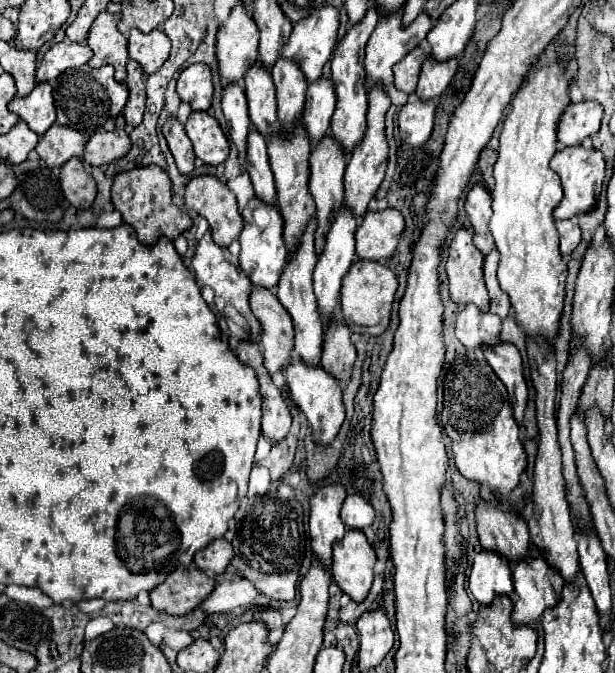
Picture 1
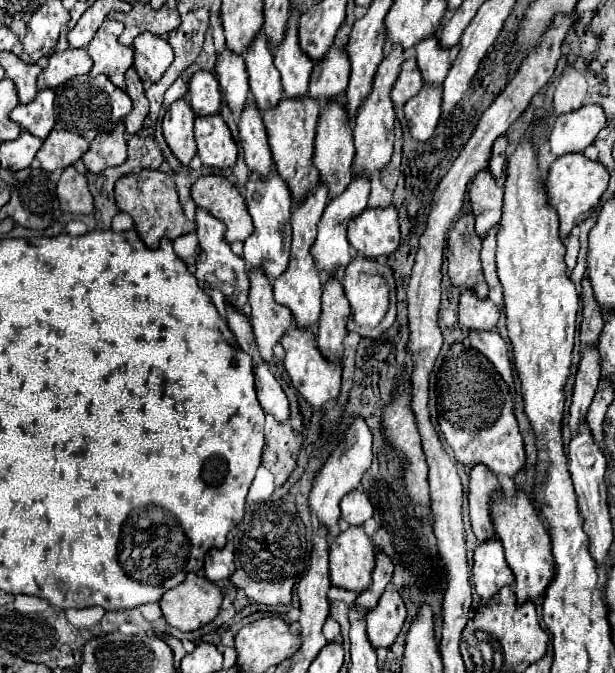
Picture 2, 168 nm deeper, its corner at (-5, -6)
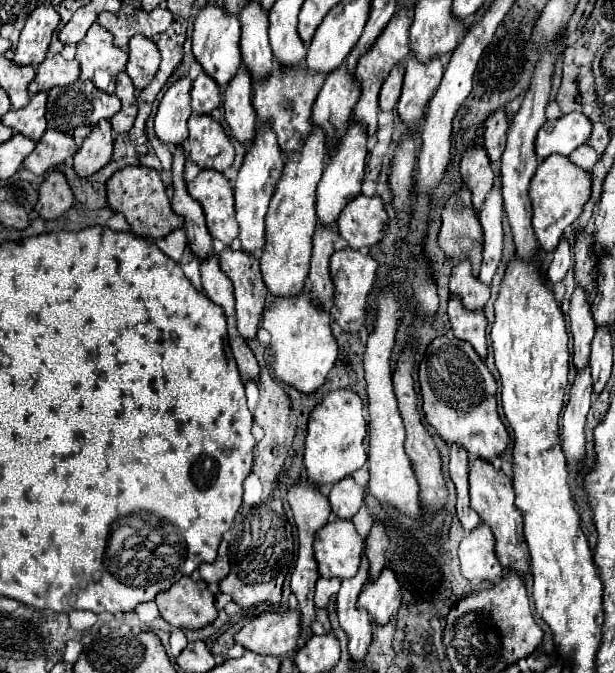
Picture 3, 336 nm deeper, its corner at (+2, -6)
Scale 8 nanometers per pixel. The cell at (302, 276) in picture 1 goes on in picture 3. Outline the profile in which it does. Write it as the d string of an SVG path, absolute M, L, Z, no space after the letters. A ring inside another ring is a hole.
M313 129L299 153L285 157L283 175L277 183L277 191L269 205L267 215L267 245L261 255L263 281L271 295L293 297L305 289L305 281L311 265L313 233L317 229L315 217L315 191L325 169L325 137L319 129Z

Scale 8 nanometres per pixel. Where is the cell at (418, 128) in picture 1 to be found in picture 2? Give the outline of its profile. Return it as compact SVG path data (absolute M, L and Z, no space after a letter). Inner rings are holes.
M422 85L420 93L408 99L404 105L404 113L408 119L408 127L414 139L426 141L434 135L434 129L440 119L440 103L442 103L442 87Z

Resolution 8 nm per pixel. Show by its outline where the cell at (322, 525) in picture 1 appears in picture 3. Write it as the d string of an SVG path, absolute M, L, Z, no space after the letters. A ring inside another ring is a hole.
M349 389L331 391L313 409L309 417L309 433L305 441L305 477L315 487L331 487L337 481L353 475L367 461L363 439L367 435L365 407L357 393Z

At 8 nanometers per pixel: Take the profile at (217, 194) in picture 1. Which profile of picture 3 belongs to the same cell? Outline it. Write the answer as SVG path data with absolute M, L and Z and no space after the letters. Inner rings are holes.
M205 169L191 183L187 183L187 191L201 203L211 237L227 247L239 235L231 183L219 171Z

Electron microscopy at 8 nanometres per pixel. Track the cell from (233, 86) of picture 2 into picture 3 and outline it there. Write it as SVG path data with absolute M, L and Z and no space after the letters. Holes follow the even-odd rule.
M219 3L205 5L195 21L193 31L193 53L195 59L201 63L203 71L211 75L213 81L217 81L219 87L227 87L229 81L237 75L241 67L241 53L239 53L239 19L233 19L233 15L225 15L223 7Z

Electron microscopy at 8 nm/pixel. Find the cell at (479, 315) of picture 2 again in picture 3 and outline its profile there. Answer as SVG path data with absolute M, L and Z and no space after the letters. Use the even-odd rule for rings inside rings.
M459 263L453 267L451 281L449 281L451 295L459 297L467 311L483 311L485 303L489 301L489 287L485 287L479 279L471 275L471 263Z

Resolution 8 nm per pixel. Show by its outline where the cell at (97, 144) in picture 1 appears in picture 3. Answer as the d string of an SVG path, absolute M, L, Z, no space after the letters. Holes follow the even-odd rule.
M109 121L97 123L85 137L79 151L73 155L75 171L79 177L89 177L113 159L113 129Z

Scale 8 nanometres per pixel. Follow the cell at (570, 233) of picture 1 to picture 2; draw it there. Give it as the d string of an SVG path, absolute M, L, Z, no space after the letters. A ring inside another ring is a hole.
M568 235L568 237L564 239L564 247L566 247L566 257L564 257L564 261L566 261L566 269L568 269L568 273L570 273L570 271L574 269L574 265L576 265L576 257L578 257L578 249L580 249L578 237Z

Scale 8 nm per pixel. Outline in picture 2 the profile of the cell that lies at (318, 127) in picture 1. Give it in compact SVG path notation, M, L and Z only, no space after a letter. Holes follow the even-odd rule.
M330 47L328 55L324 55L324 59L320 63L314 63L314 71L312 71L312 79L310 79L310 89L308 95L314 99L336 99L338 95L342 95L348 87L348 55L344 55L344 47Z

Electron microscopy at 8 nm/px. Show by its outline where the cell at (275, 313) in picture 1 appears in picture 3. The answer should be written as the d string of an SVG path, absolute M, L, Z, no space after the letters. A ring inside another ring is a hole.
M227 247L219 253L219 265L223 273L233 281L237 301L237 327L241 337L249 341L257 335L269 297L259 271L259 261L255 255L245 255L243 251L231 251Z

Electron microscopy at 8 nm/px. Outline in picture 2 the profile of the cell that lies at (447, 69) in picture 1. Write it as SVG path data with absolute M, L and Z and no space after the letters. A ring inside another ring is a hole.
M430 35L428 39L422 39L416 45L416 61L422 71L424 83L440 85L446 79L446 73L452 61L456 59L458 51L460 51L460 45L448 47L448 51L444 51L444 47L440 47L438 43L438 35Z

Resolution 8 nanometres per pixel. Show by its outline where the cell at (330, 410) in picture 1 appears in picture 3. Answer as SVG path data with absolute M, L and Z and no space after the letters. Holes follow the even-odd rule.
M309 291L297 297L277 297L275 305L267 307L261 327L271 333L271 367L275 377L301 393L315 393L325 383L337 359L337 341L331 333L329 309L313 307L309 303Z

